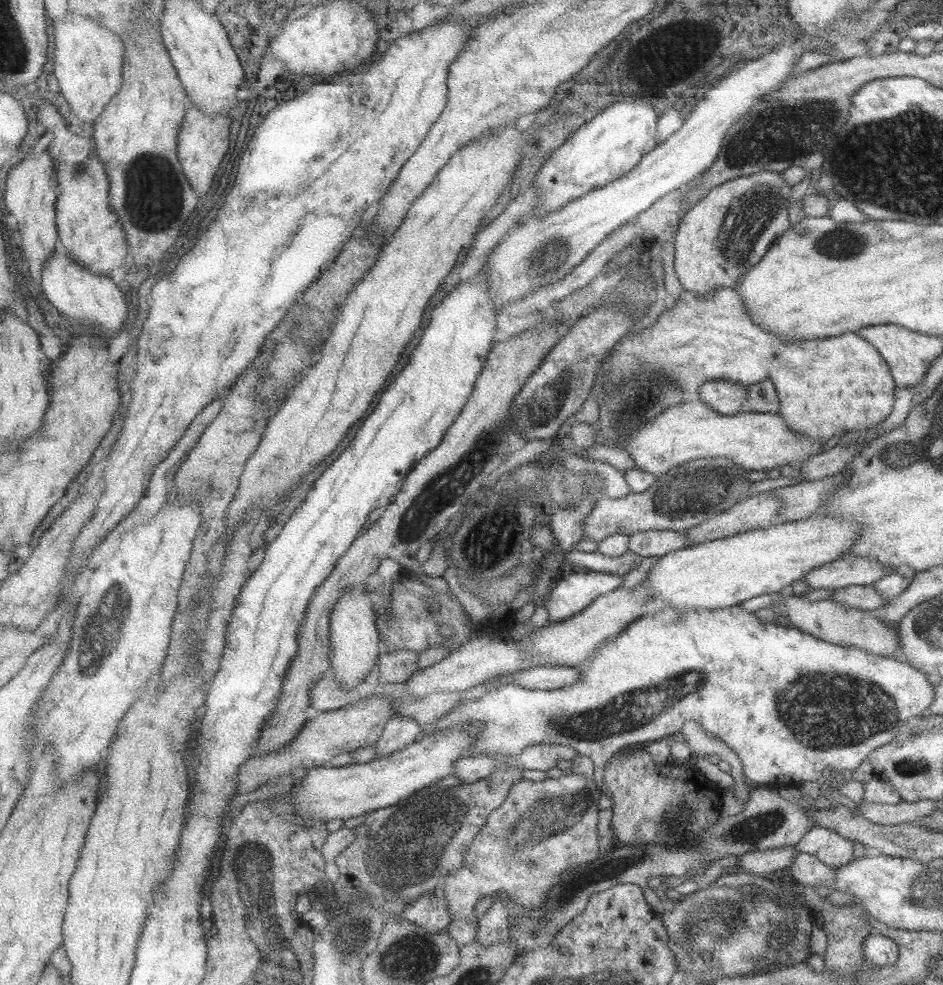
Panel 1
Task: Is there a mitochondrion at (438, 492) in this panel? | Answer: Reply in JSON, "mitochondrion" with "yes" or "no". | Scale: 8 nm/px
{"mitochondrion":"yes"}

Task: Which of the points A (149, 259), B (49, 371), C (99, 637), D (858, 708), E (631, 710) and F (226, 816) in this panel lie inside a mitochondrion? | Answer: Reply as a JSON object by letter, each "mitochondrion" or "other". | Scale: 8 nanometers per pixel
{"A":"other","B":"other","C":"mitochondrion","D":"mitochondrion","E":"mitochondrion","F":"other"}

